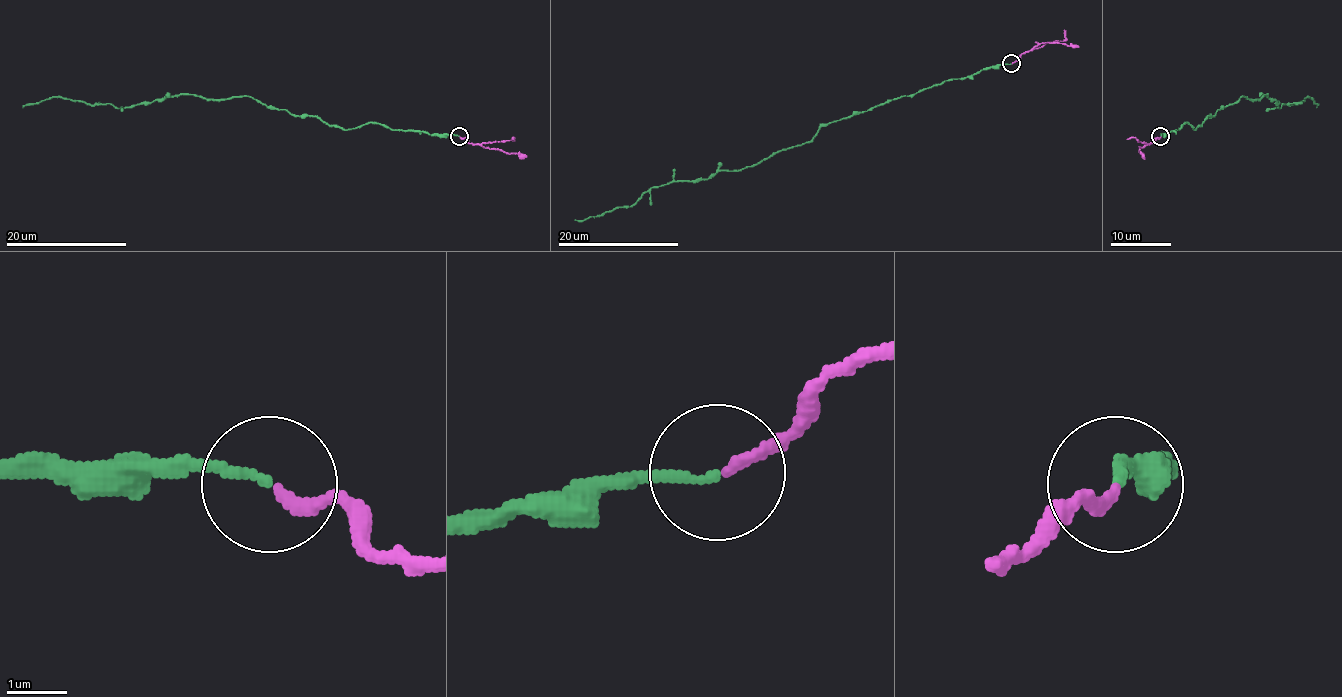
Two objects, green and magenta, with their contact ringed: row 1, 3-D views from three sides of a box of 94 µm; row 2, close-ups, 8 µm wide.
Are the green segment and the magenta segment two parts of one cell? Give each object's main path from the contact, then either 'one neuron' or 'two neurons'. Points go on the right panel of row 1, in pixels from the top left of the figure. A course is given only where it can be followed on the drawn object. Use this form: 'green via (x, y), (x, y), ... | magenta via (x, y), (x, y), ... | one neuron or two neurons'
green via (1161, 136), (1186, 122), (1194, 130), (1242, 96), (1268, 95), (1280, 109), (1308, 96), (1316, 107) | magenta via (1161, 136), (1140, 149), (1144, 157) | two neurons

